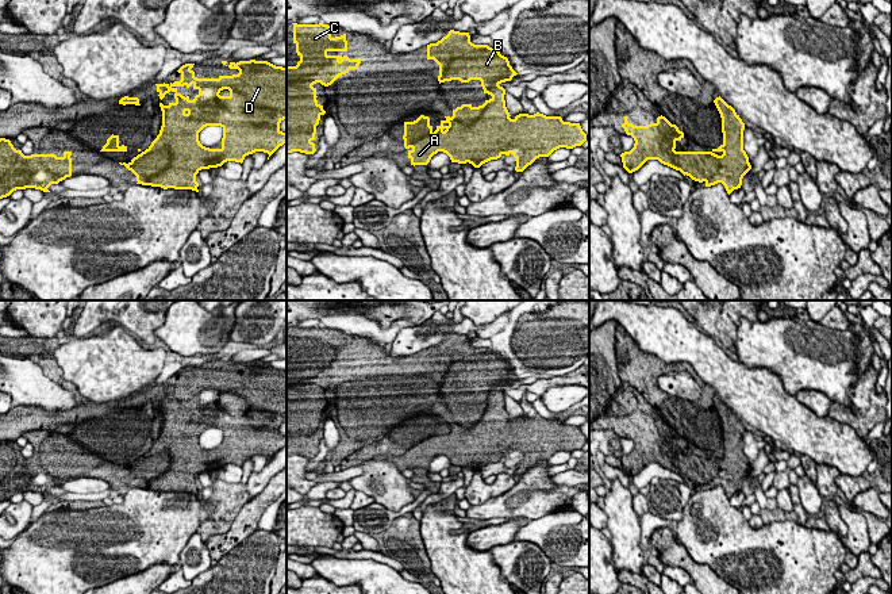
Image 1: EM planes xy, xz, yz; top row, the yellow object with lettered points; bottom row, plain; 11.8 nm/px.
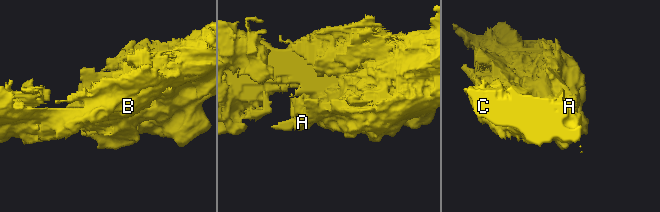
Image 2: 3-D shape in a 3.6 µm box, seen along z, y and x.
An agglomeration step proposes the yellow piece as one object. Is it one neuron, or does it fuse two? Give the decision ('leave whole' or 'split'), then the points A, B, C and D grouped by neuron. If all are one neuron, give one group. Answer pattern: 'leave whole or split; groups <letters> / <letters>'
leave whole; groups A B C D

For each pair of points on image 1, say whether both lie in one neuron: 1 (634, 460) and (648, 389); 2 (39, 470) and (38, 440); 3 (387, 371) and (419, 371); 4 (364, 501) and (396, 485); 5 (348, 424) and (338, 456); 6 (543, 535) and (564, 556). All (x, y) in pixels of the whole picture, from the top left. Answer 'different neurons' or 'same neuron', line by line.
1: different neurons
2: same neuron
3: same neuron
4: different neurons
5: same neuron
6: same neuron

